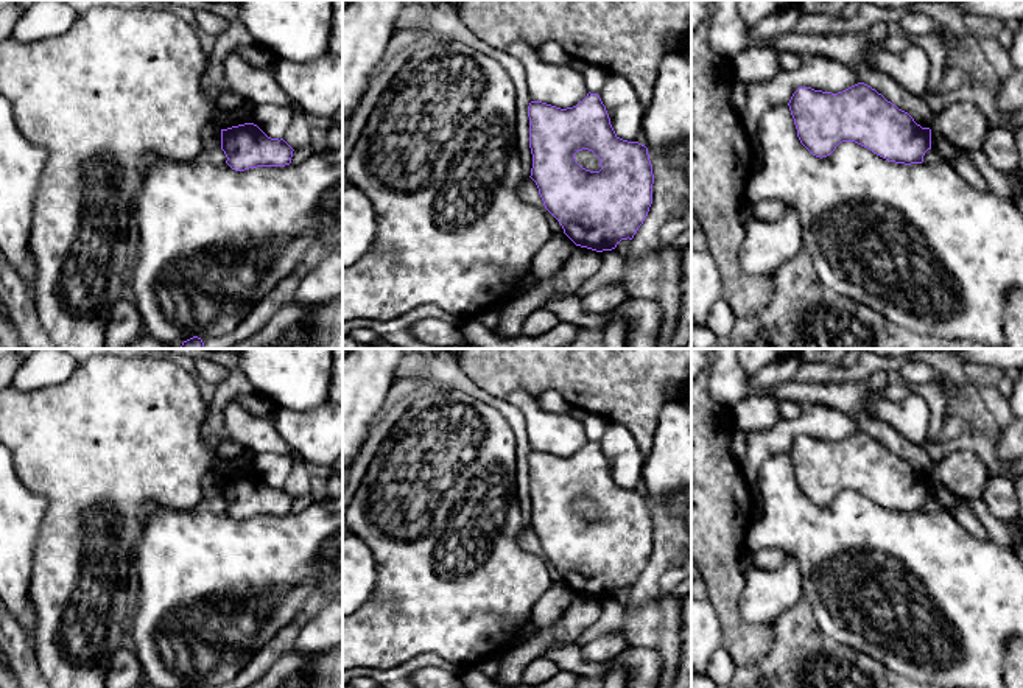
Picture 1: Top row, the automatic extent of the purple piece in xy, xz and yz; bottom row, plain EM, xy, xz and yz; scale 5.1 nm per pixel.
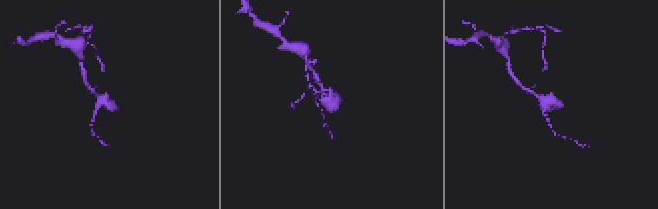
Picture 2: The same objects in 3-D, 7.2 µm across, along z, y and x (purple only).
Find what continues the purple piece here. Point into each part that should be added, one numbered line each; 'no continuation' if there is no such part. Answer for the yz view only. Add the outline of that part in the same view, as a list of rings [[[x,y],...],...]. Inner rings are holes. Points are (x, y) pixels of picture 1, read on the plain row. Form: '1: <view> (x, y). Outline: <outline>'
no continuation

